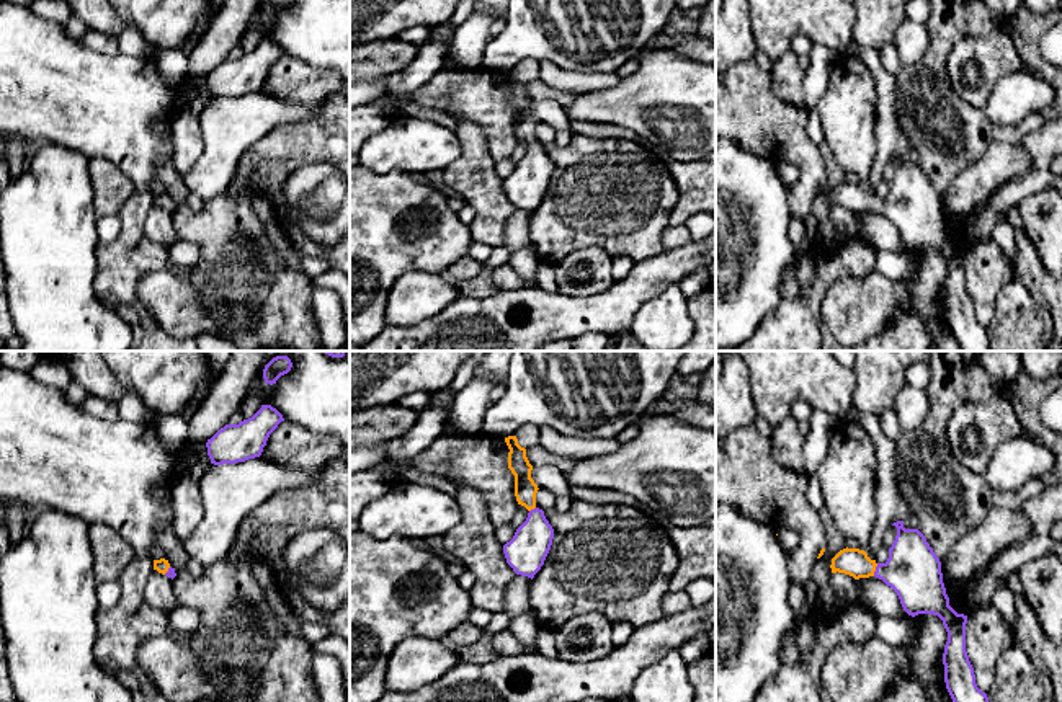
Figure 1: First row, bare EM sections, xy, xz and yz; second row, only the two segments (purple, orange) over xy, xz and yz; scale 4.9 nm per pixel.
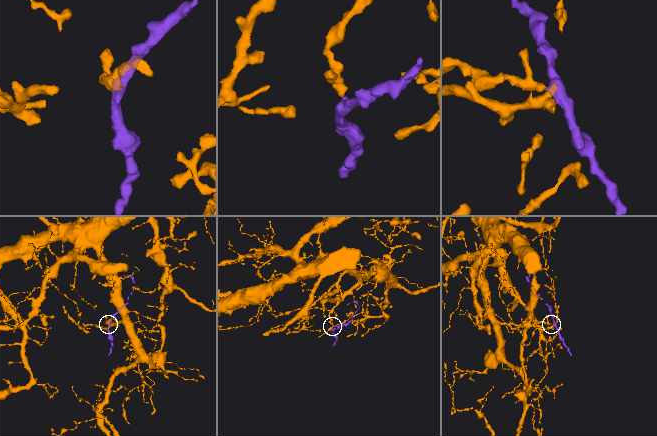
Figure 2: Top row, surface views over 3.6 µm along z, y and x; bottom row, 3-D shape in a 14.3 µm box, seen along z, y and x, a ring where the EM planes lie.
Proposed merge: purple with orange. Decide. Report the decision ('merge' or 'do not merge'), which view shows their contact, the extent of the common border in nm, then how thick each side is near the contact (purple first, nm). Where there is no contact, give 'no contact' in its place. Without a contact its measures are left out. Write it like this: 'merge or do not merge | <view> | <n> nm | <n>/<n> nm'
merge | yz | 70 nm | 280/140 nm

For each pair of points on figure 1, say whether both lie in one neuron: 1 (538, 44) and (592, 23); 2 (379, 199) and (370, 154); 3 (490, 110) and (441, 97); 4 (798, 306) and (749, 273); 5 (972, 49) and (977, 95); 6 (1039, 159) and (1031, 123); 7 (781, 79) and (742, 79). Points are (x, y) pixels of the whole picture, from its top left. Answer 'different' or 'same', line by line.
1: same
2: different
3: same
4: different
5: same
6: different
7: different

